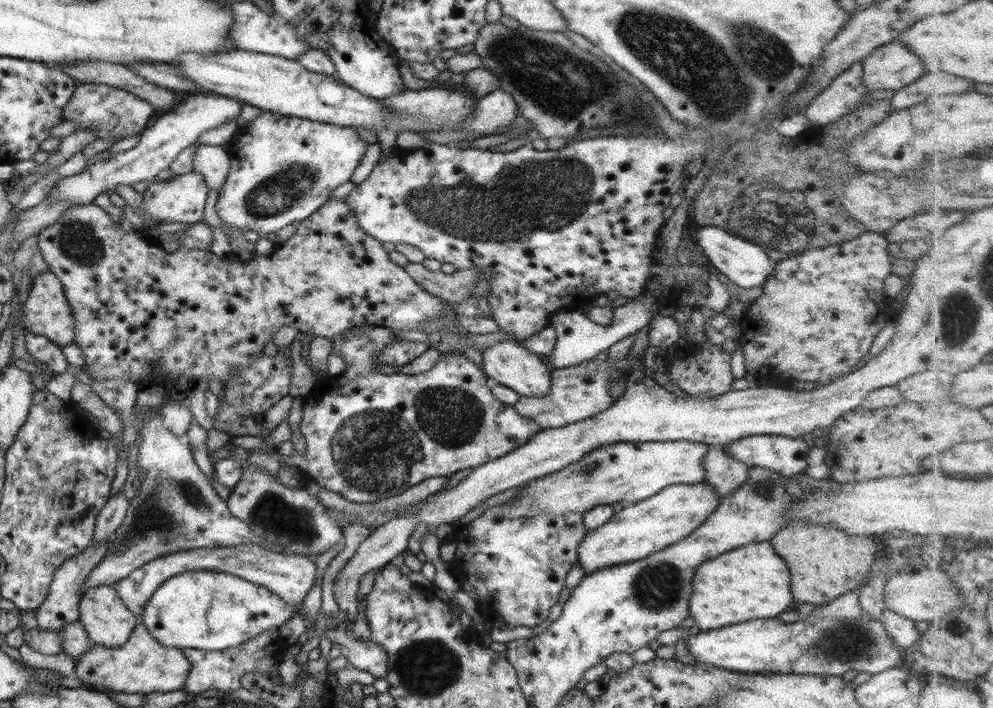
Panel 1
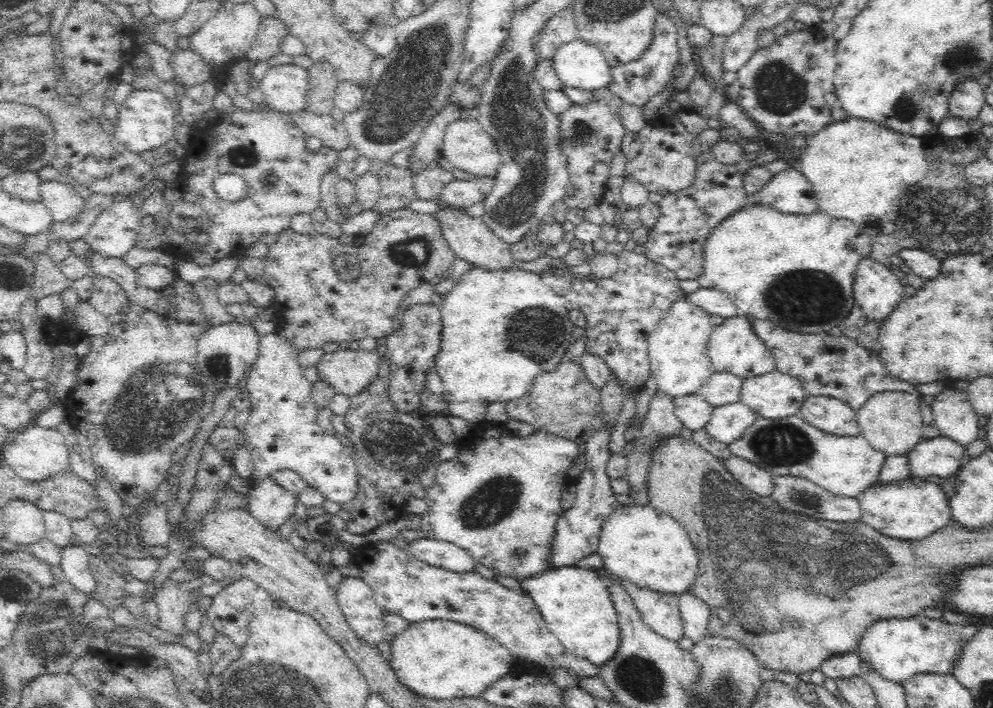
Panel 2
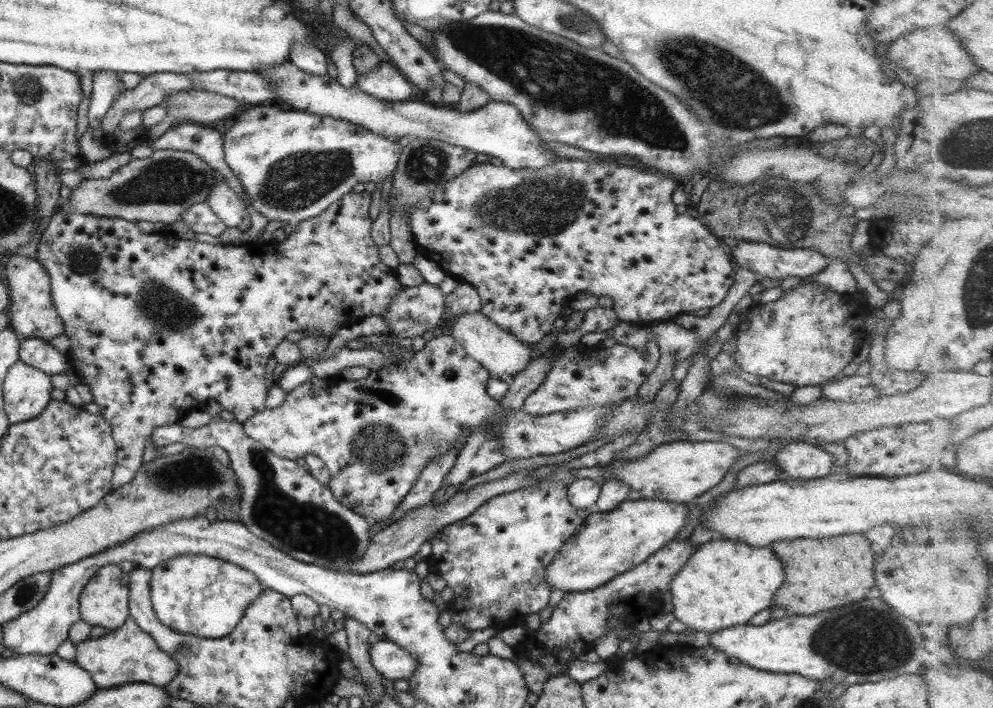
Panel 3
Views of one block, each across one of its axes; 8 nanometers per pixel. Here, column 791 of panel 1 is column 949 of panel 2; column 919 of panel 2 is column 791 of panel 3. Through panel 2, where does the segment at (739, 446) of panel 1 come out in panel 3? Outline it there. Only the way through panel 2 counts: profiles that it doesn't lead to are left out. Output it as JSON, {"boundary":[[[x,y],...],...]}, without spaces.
{"boundary":[[[797,441],[785,443],[785,446],[779,448],[775,453],[773,461],[776,466],[778,466],[783,473],[787,473],[788,477],[791,479],[819,479],[832,473],[834,468],[831,453],[827,453],[826,451],[823,451],[823,449],[815,447],[810,443]]]}

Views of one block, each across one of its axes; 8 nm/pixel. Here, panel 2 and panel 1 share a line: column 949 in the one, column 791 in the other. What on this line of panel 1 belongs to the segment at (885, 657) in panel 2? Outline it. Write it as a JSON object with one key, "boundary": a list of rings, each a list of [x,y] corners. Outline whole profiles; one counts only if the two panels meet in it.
{"boundary":[[[862,613],[858,618],[835,621],[829,618],[805,618],[787,623],[776,618],[775,620],[747,620],[743,624],[733,624],[729,628],[719,627],[689,635],[684,639],[684,642],[695,661],[740,673],[771,672],[782,675],[811,674],[839,677],[847,670],[855,670],[855,674],[867,672],[867,674],[874,675],[889,668],[899,667],[902,660],[902,648],[893,642],[883,623],[868,617],[865,613]]]}

